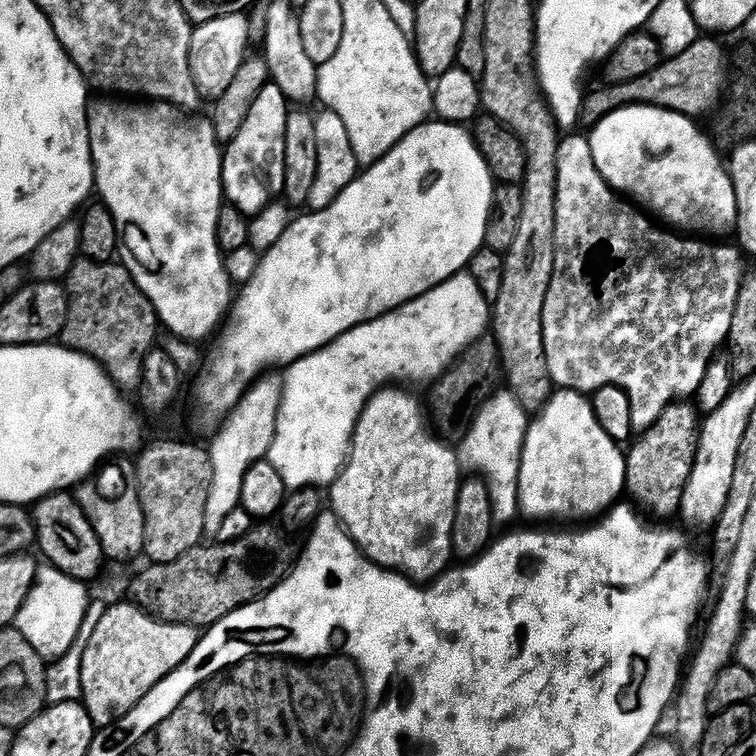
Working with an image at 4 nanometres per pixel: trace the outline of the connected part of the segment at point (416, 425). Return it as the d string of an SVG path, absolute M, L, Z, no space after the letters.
M381 390L372 397L370 403L364 408L364 412L360 415L360 421L356 423L356 429L352 435L352 446L348 450L348 461L344 463L344 469L340 471L338 478L330 486L330 493L332 492L330 508L331 511L336 513L336 518L340 521L344 531L351 536L357 548L368 559L373 560L381 568L388 569L389 572L398 572L401 576L407 576L413 582L431 582L446 571L450 564L448 559L453 559L454 556L452 550L452 531L454 530L456 503L458 502L458 494L460 493L462 483L462 475L460 476L462 464L453 449L451 452L442 441L435 440L424 429L424 412L420 409L419 402L410 396L398 392L401 391Z

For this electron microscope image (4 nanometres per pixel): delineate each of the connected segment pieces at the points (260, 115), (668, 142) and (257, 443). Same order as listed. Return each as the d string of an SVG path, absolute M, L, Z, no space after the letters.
M265 83L254 98L246 120L233 140L227 141L223 149L224 194L227 203L244 213L245 217L259 216L283 193L284 150L286 122L290 102L274 83Z
M634 104L601 118L591 129L592 136L587 137L587 142L592 151L594 166L598 166L598 174L602 174L605 182L621 197L627 198L665 225L675 226L688 234L713 232L716 235L713 237L720 238L723 232L731 233L735 229L738 202L729 169L720 165L711 142L696 126L698 124L695 119L671 107Z
M265 374L245 392L238 406L219 425L220 433L210 443L212 458L212 485L206 498L204 514L204 534L208 538L216 538L219 527L231 513L240 508L242 478L246 478L246 470L259 460L265 459L274 442L276 418L280 409L280 390L282 380L279 375Z

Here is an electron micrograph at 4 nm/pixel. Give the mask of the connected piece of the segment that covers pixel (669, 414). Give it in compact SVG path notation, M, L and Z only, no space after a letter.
M677 402L662 413L652 428L639 437L641 440L632 449L627 449L626 492L629 497L632 495L630 497L631 503L637 509L643 510L645 508L652 516L675 517L679 513L680 503L684 497L684 487L696 461L696 445L700 442L701 427L702 420L697 409L691 403Z

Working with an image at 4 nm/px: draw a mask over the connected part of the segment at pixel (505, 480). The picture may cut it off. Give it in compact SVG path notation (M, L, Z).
M518 403L488 404L473 418L464 441L461 442L460 448L458 447L459 459L467 467L469 464L476 471L473 473L479 474L488 485L488 493L492 499L492 519L497 525L508 524L518 516L520 455L524 449L529 423L530 413Z

